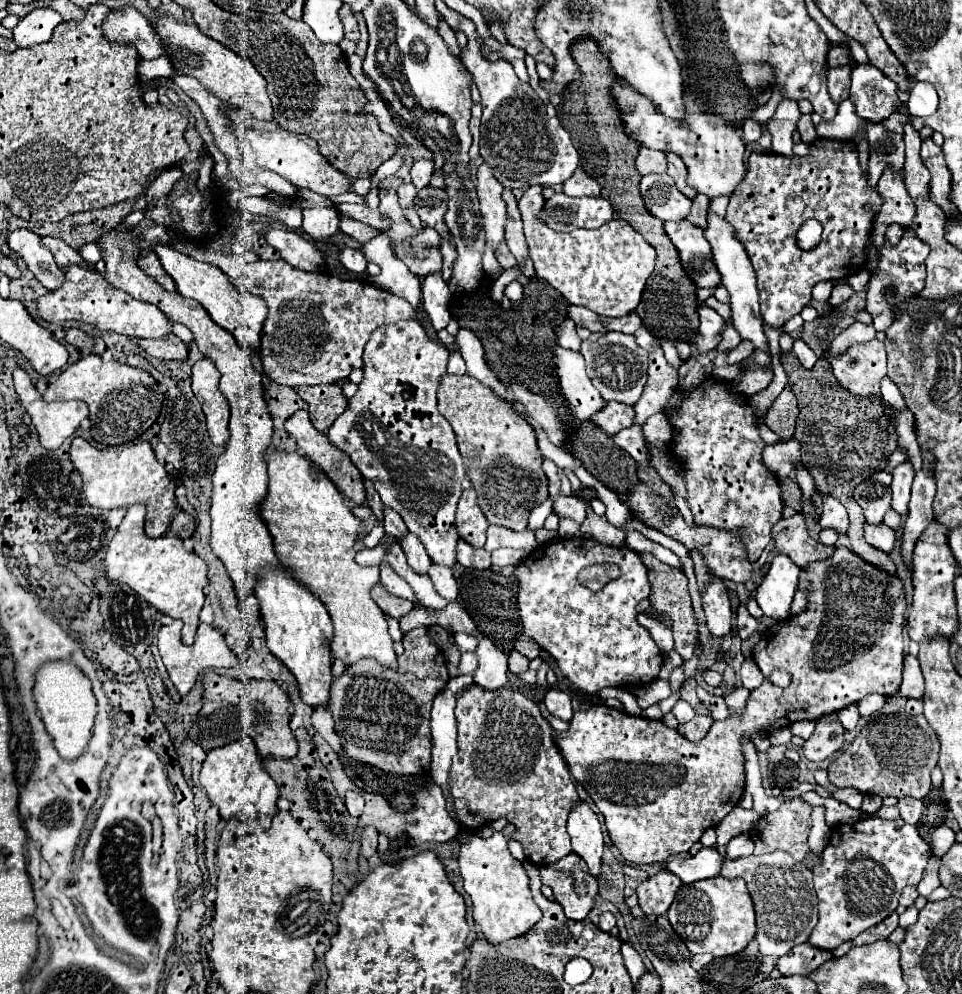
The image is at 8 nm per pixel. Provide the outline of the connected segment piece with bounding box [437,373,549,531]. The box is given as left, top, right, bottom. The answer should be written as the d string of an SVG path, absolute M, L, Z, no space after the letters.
M443 375L441 385L437 389L439 397L439 411L441 415L451 423L455 435L457 435L457 445L461 451L461 457L465 461L465 471L467 477L473 483L473 489L479 495L479 507L485 513L489 523L513 529L513 531L525 531L527 527L527 515L533 507L537 507L541 501L549 497L547 491L547 475L541 469L543 455L537 447L537 435L535 429L523 419L511 405L511 401L497 397L493 389L477 381L475 377L469 375Z

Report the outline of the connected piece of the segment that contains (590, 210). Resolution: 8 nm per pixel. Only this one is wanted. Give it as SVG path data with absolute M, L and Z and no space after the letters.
M555 193L547 199L541 211L541 221L545 221L555 231L573 231L577 227L601 227L613 219L613 205L605 197L569 197L565 193Z

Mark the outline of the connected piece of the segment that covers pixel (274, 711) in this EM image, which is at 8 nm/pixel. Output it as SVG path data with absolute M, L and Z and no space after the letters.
M207 671L205 673L203 709L199 711L197 725L191 725L189 737L195 743L199 743L205 751L209 751L213 747L221 747L225 743L235 741L237 733L239 733L239 737L243 733L247 733L255 741L261 757L285 757L285 759L291 759L291 757L297 755L297 739L295 739L293 731L289 729L289 721L291 721L289 709L293 709L293 703L289 699L287 691L273 679L269 679L269 681L259 681L259 679L243 681L243 679L231 679L231 677L223 677L223 675L217 675L213 671Z

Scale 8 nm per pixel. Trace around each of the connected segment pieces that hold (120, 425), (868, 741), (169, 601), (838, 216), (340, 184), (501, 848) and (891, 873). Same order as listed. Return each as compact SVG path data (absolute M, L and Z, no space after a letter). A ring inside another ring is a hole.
M85 355L79 361L71 363L59 377L47 387L45 401L67 401L81 399L89 405L91 435L103 445L121 445L137 439L145 433L157 419L163 393L159 391L157 381L139 367L131 367L121 361L103 361L99 355Z
M889 713L875 717L861 733L853 739L853 743L827 767L829 781L837 787L857 787L863 795L879 795L879 797L915 797L923 799L931 791L931 771L937 765L939 757L939 741L935 731L929 727L923 715L907 715L907 713Z
M137 503L133 507L129 507L123 523L119 525L119 529L117 529L115 537L111 539L109 549L107 549L107 557L105 557L107 577L111 581L117 581L117 583L127 583L135 593L139 593L149 605L157 607L161 613L171 615L173 619L181 619L185 623L185 627L183 627L183 641L187 645L191 645L193 639L195 639L195 633L197 633L199 611L201 611L203 599L205 599L203 589L207 585L207 565L197 553L185 551L183 545L181 545L181 539L177 539L177 537L169 537L169 535L161 535L157 539L147 537L145 529L143 529L143 523L145 523L145 505Z
M817 139L811 143L809 157L785 157L777 153L751 153L749 173L737 195L729 201L727 223L735 229L737 239L743 243L753 269L757 273L757 287L761 297L761 317L767 325L781 329L793 315L811 301L811 289L819 281L845 279L865 267L865 243L871 235L871 213L863 207L871 205L875 211L881 207L877 189L869 189L867 177L859 167L859 155L853 143L835 139ZM807 219L817 219L823 225L823 235L817 247L805 251L797 245L797 231Z
M233 109L233 113L229 111L229 117L231 117L231 127L235 129L239 141L249 141L255 163L259 167L279 173L281 177L289 179L299 189L311 189L325 197L335 197L335 195L343 195L351 191L353 181L345 173L335 171L335 167L331 167L331 163L319 153L317 143L311 137L295 135L271 121L259 121L243 109Z
M507 823L503 831L495 831L489 839L479 837L477 833L461 835L463 845L459 851L459 871L463 877L463 887L473 899L475 925L491 943L519 937L541 919L541 909L535 905L529 889L527 871L523 863L515 859L509 851L509 841L513 839L513 833L517 833L517 829Z
M865 817L851 825L831 829L829 845L823 849L823 861L813 869L813 885L819 897L819 923L815 925L809 943L821 949L835 949L843 941L855 939L861 931L877 925L899 905L899 895L907 885L917 885L923 877L931 847L919 837L917 829L903 819L885 821L881 817Z

